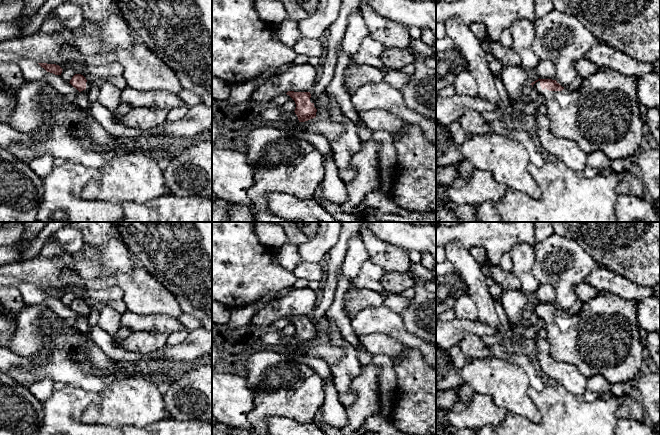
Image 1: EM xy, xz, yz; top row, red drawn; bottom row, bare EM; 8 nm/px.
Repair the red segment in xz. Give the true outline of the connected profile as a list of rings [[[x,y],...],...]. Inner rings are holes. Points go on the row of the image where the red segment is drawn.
[[[288,91],[286,94],[295,101],[296,108],[294,112],[299,122],[308,121],[324,113],[319,102],[311,97],[310,92]]]

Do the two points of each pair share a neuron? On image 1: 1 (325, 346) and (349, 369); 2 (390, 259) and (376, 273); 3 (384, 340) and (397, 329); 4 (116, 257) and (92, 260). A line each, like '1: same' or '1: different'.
1: different
2: different
3: different
4: same

